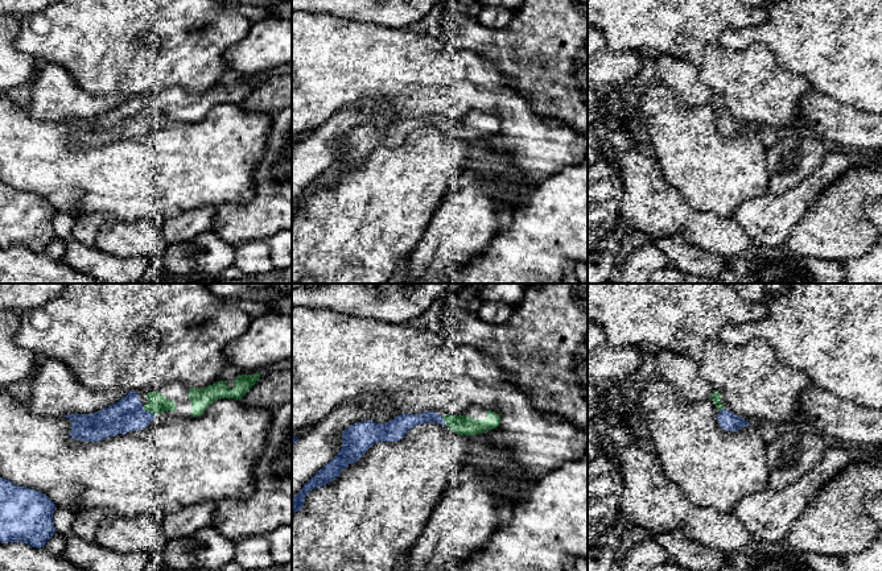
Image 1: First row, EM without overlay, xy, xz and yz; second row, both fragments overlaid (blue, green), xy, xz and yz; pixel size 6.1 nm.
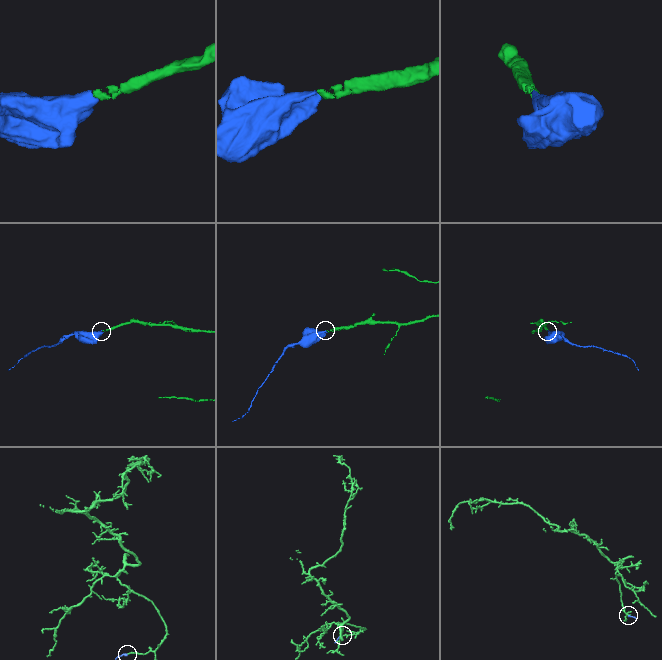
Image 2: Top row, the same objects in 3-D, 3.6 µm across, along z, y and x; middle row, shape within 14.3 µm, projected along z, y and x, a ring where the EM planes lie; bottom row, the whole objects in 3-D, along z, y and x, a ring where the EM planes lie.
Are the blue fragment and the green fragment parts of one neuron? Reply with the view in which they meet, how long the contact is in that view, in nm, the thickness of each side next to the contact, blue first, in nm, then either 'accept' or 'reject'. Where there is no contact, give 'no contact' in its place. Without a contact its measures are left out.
meets blue in xy; contact 90 nm long; 200 nm thick on the blue side, 120 nm on the other; accept

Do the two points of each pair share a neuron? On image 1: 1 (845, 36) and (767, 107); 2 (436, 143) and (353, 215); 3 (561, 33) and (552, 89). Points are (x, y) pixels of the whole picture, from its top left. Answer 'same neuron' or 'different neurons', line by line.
1: different neurons
2: same neuron
3: same neuron

